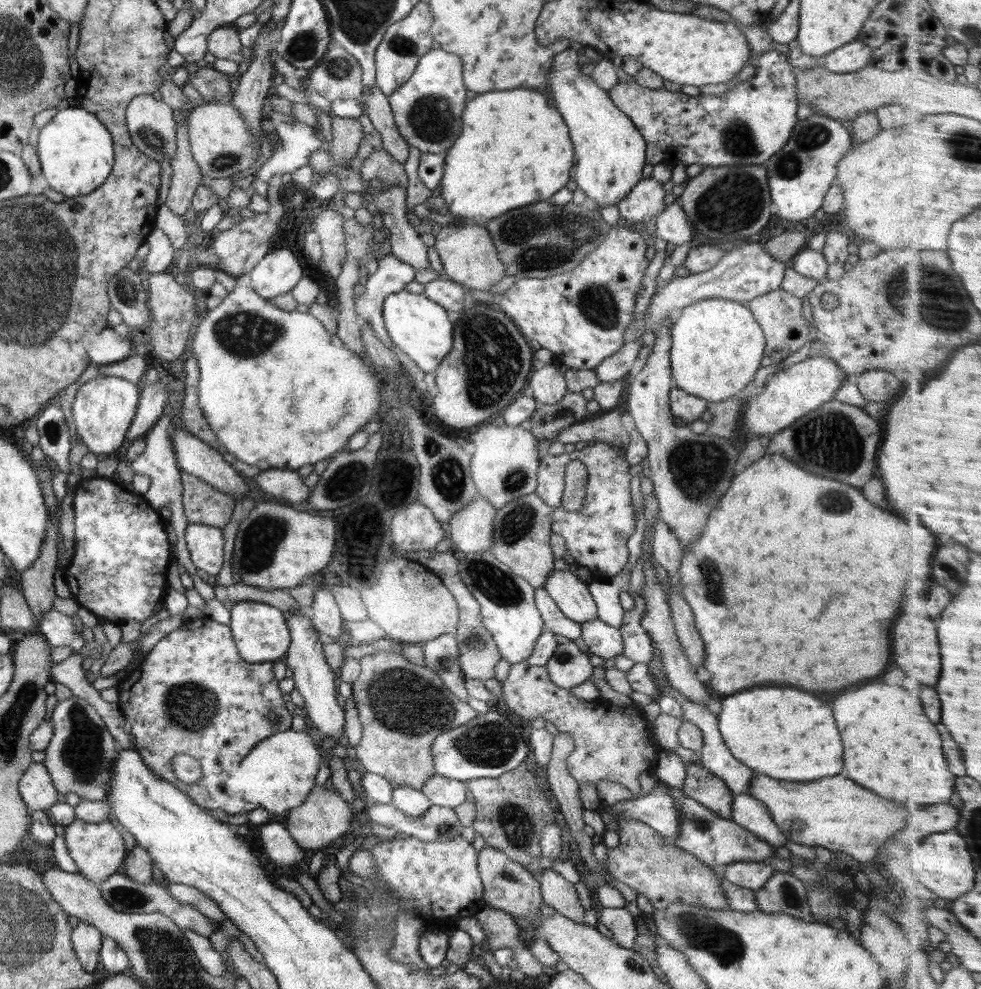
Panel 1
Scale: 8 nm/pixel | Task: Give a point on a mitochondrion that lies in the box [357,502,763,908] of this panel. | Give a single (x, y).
(401, 700)

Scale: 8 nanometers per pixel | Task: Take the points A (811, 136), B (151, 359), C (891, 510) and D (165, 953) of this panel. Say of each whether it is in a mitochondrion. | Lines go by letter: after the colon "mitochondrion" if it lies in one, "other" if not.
A: mitochondrion
B: other
C: other
D: mitochondrion

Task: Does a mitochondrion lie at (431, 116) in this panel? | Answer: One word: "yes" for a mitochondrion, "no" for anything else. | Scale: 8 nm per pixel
yes

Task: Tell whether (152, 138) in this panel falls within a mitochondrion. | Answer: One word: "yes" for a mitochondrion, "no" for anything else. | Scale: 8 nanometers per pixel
yes

